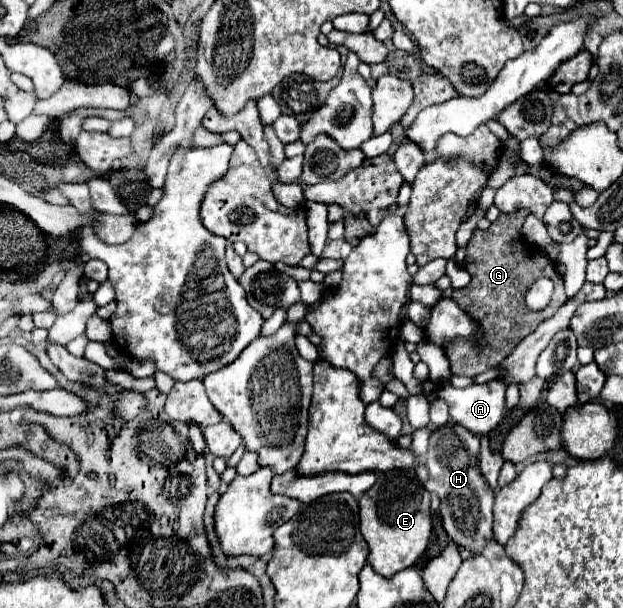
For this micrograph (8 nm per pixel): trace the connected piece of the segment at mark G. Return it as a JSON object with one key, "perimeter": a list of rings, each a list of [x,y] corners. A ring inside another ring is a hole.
{"perimeter":[[[516,210],[512,214],[500,214],[498,220],[492,222],[486,232],[476,230],[466,248],[468,250],[466,270],[470,272],[472,280],[466,288],[454,290],[452,300],[470,318],[474,318],[478,322],[480,332],[476,334],[476,338],[454,338],[452,342],[446,342],[444,352],[450,360],[452,374],[456,374],[456,376],[474,378],[476,374],[498,366],[516,348],[516,344],[522,338],[532,334],[540,322],[552,318],[554,312],[566,302],[564,284],[556,272],[554,262],[550,258],[544,258],[544,252],[538,246],[522,242],[522,224],[528,214],[530,214],[530,210]],[[546,274],[552,274],[552,280],[556,282],[554,298],[548,308],[544,308],[540,312],[532,312],[524,304],[524,294],[536,278],[546,276]]]}

